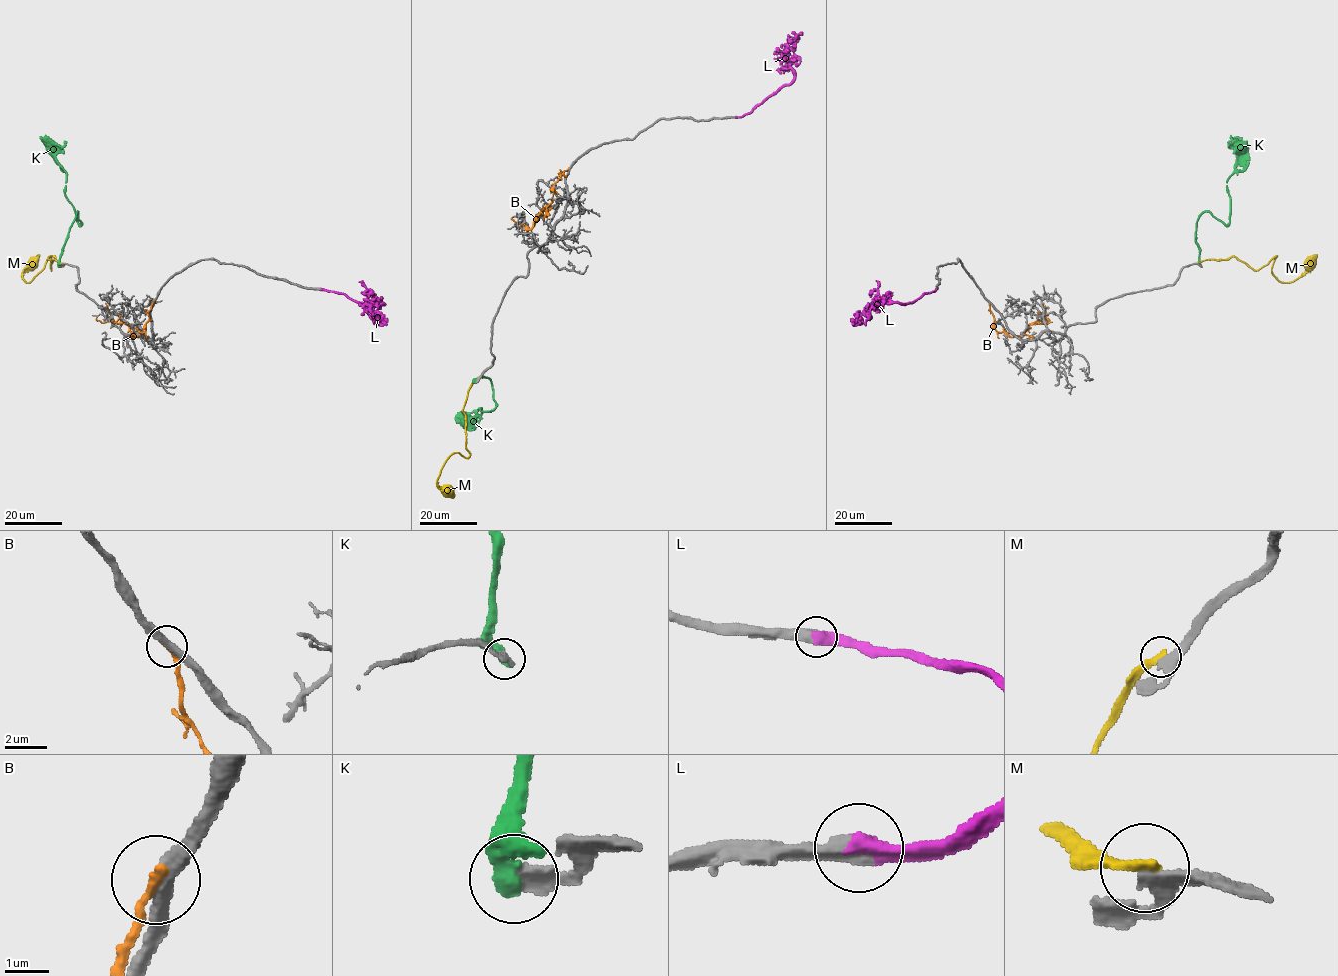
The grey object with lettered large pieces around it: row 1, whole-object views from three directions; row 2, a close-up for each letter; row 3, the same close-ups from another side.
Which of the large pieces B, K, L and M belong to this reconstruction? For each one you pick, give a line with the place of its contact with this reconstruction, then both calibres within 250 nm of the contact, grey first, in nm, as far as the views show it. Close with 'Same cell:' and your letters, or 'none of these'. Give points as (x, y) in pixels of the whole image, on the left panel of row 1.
L: (321, 289) | 480/500 nm
Same cell: L

